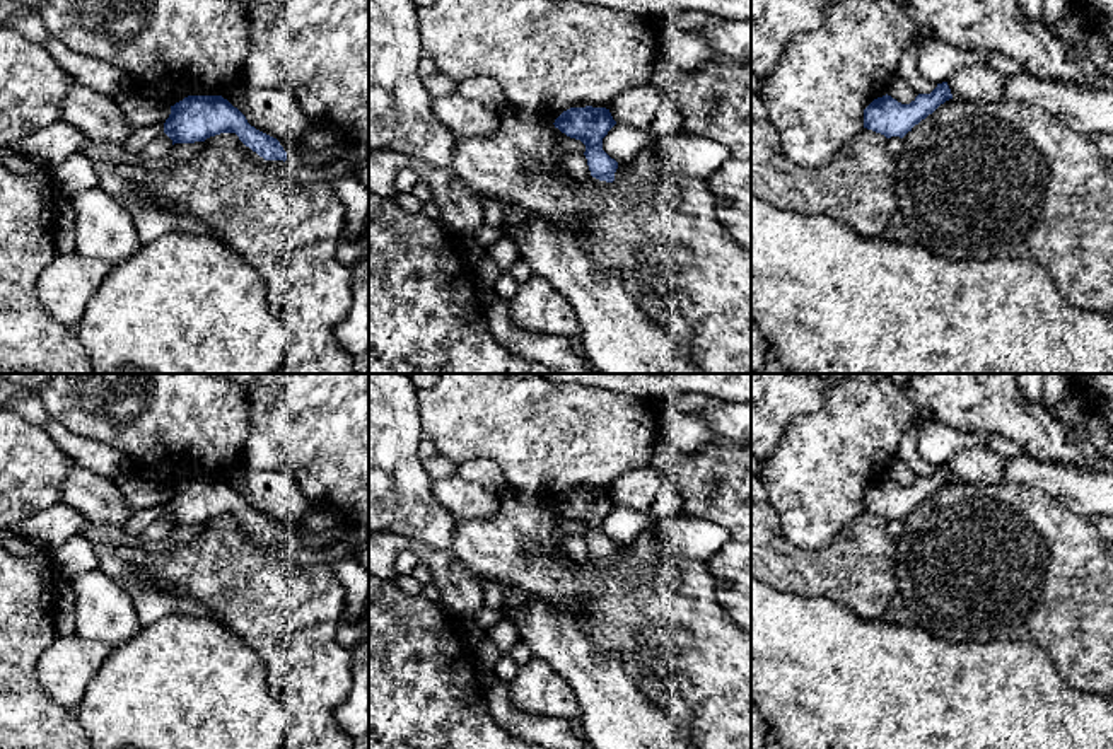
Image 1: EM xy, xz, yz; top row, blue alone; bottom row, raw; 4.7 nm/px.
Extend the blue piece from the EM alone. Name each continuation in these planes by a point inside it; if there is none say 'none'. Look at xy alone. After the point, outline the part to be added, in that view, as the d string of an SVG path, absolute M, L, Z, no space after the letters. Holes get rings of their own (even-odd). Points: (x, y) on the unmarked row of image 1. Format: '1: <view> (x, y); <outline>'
none

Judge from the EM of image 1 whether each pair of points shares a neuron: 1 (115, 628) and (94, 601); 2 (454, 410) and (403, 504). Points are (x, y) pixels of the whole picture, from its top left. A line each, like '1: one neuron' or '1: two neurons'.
1: one neuron
2: two neurons

